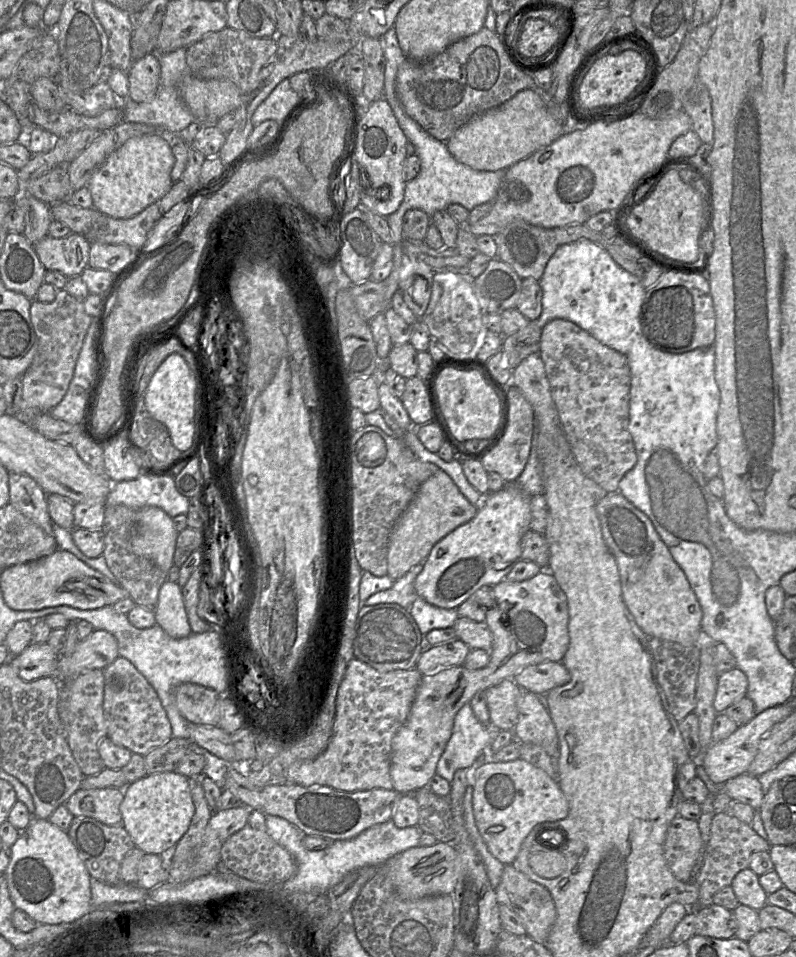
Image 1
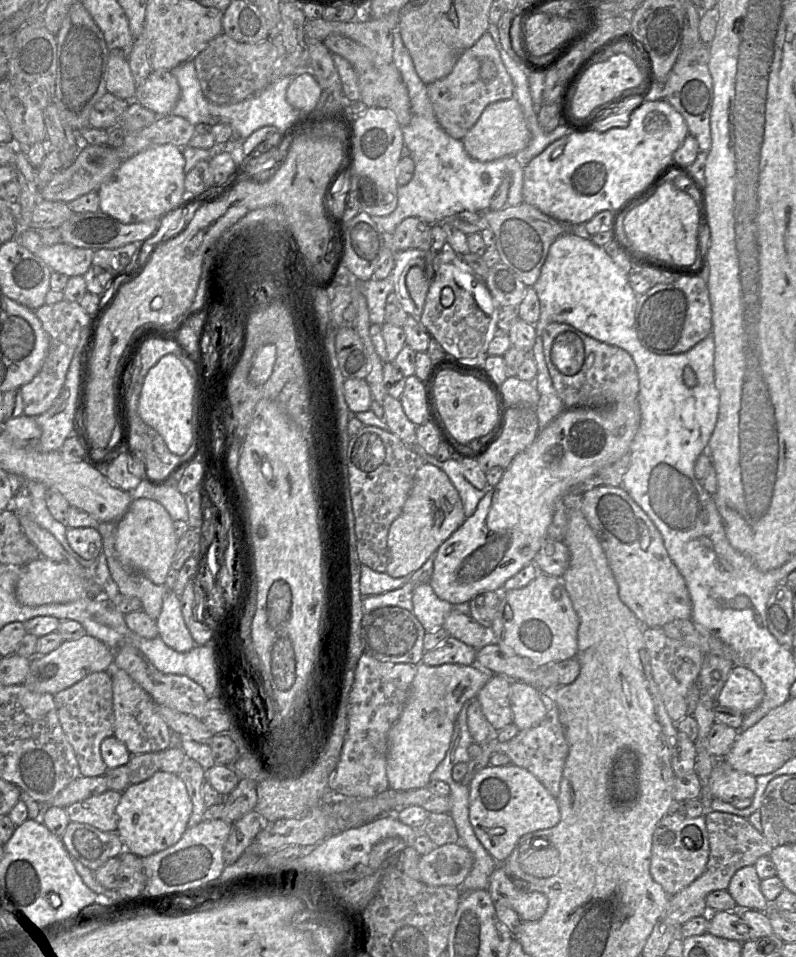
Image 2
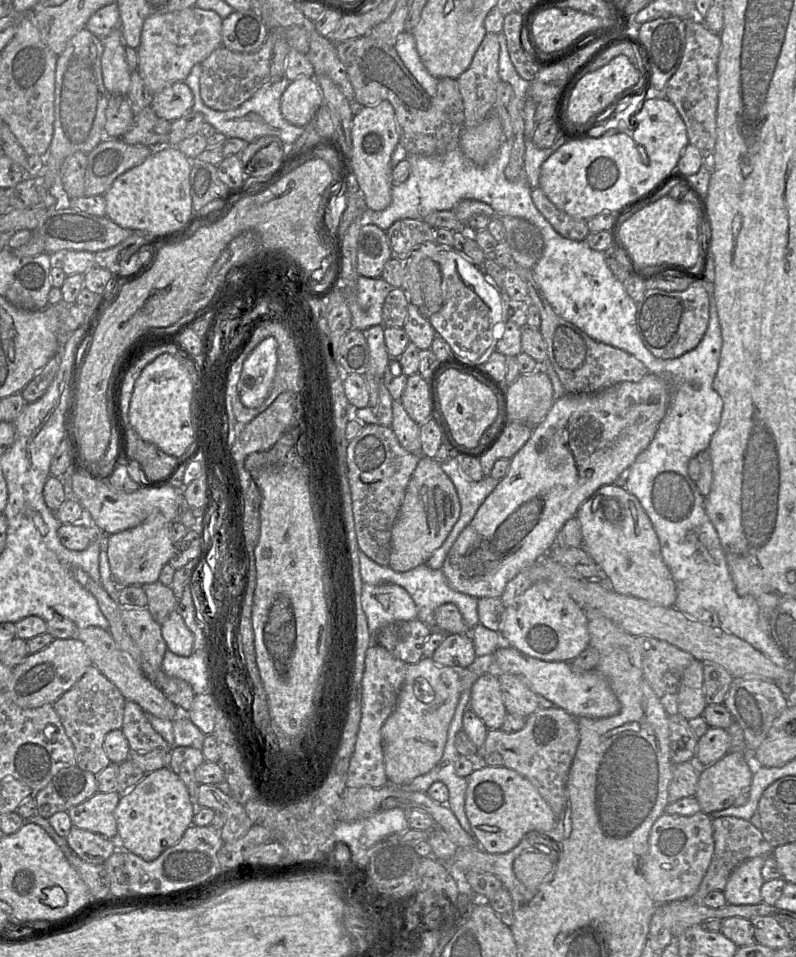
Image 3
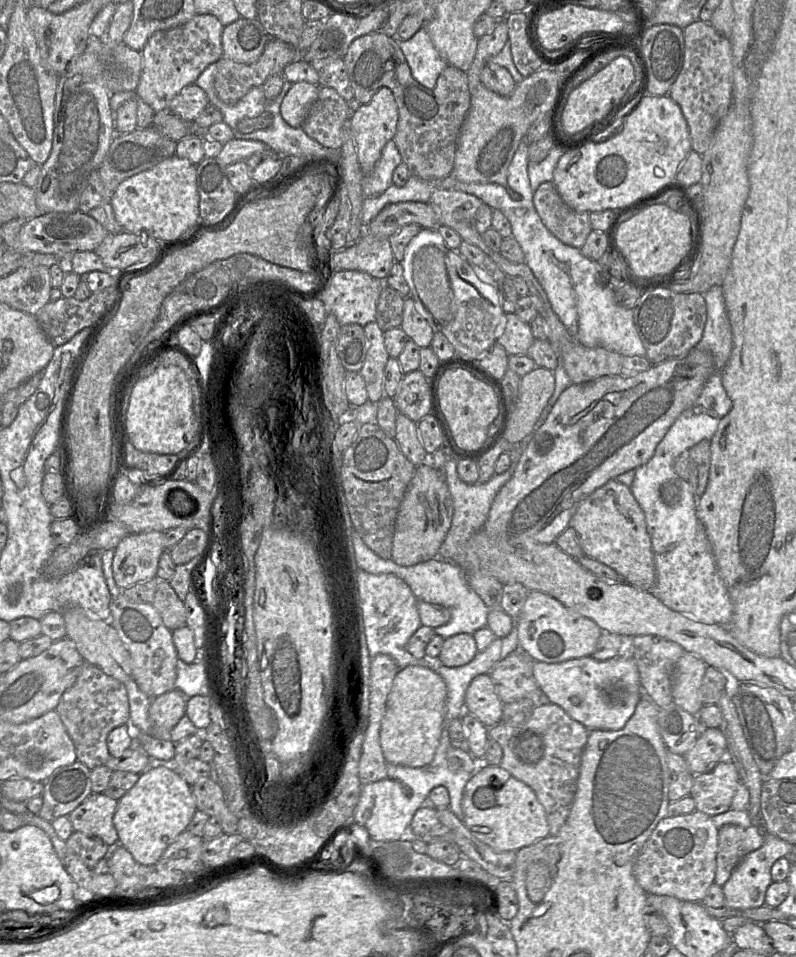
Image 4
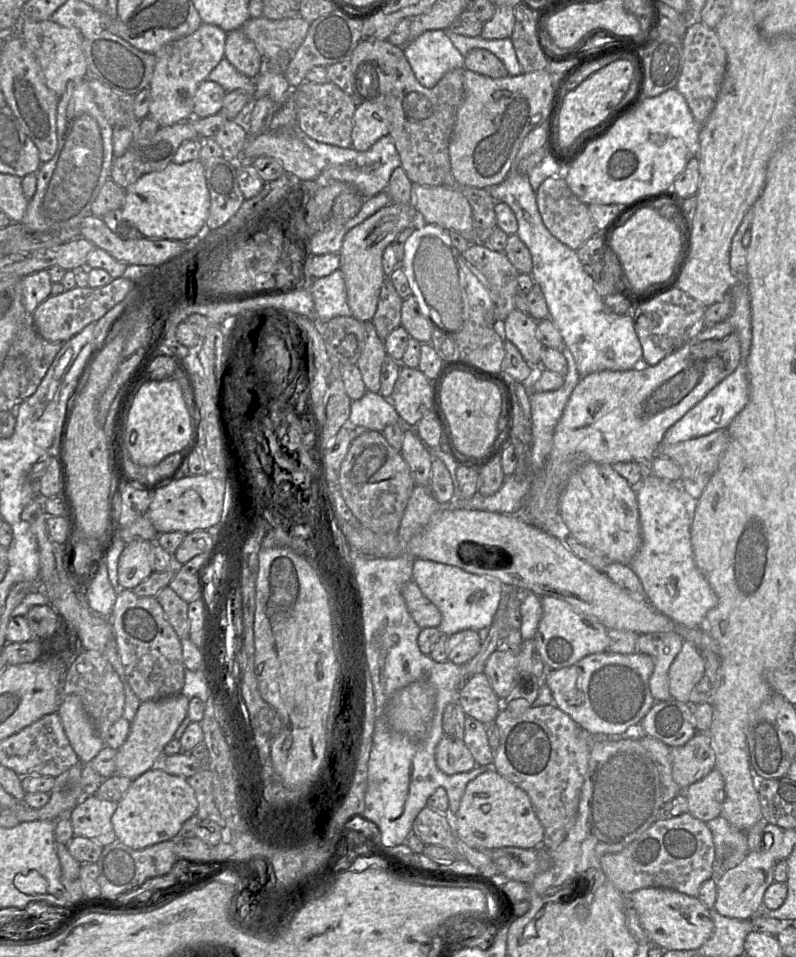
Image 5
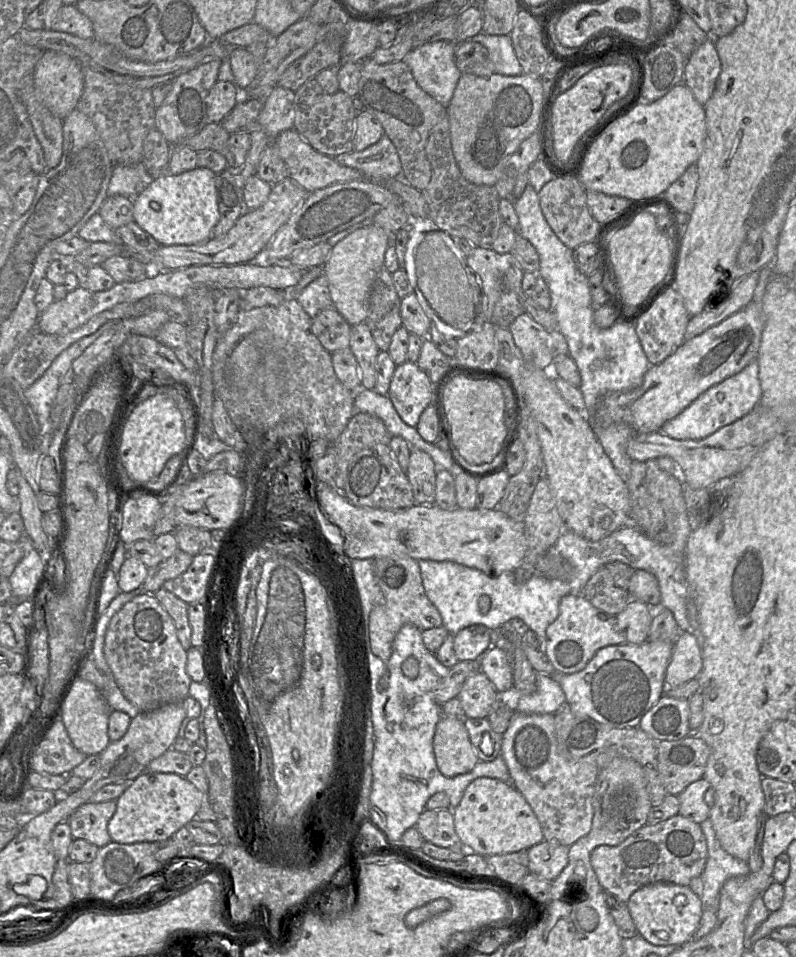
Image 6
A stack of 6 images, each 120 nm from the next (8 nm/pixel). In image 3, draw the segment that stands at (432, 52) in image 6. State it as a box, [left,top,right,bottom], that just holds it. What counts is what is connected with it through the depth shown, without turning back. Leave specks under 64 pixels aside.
[395,31,438,96]

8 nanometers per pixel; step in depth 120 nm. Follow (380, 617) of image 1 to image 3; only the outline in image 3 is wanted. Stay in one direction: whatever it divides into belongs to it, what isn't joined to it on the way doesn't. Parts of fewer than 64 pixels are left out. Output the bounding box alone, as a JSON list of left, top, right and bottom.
[377,619,431,664]

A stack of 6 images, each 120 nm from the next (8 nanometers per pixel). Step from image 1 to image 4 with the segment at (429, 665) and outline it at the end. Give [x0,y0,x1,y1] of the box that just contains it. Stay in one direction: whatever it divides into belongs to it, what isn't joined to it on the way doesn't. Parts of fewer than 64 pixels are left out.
[438,633,478,667]

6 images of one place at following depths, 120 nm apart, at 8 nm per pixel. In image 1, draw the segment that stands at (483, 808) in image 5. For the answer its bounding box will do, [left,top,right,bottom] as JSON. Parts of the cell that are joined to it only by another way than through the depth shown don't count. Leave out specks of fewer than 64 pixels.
[473,759,569,865]

